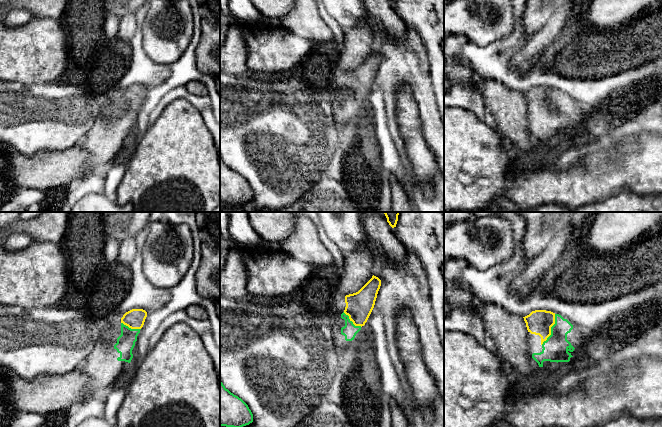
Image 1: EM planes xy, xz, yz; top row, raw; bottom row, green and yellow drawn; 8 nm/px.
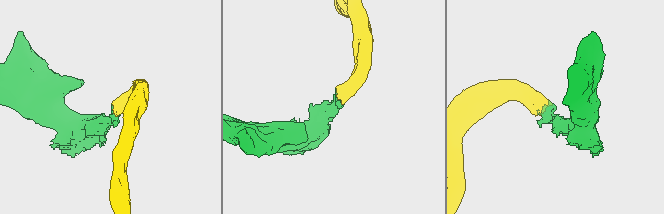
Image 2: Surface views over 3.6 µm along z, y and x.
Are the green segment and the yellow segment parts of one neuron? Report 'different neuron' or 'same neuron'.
same neuron

